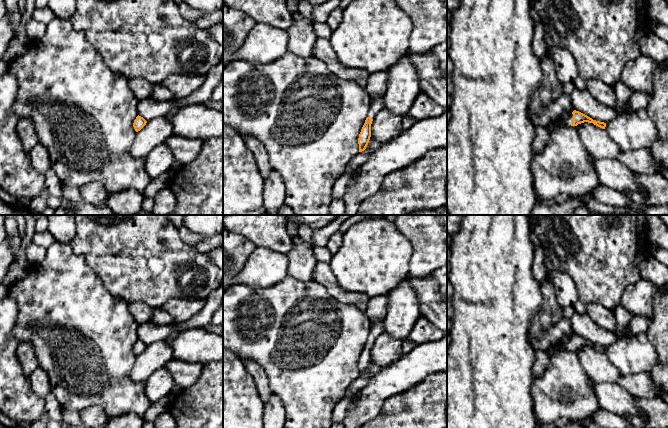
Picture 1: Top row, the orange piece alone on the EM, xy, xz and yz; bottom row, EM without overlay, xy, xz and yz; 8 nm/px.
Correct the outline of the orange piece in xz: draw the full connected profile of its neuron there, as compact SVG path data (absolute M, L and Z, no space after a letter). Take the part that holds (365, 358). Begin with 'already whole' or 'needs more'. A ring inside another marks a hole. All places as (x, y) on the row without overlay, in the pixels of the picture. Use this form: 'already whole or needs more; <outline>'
needs more; M377 322L371 325L369 337L367 339L367 342L365 344L365 347L361 353L361 356L358 362L359 376L362 376L366 373L371 361L372 345L382 332L383 332L382 322Z

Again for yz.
needs more; M574 334L569 339L569 341L565 344L565 348L571 349L571 350L577 350L578 348L581 348L584 346L593 347L594 349L596 349L602 353L605 353L605 351L606 351L606 347L593 344L592 342L588 341L587 339L585 339L579 335L576 335L576 334Z

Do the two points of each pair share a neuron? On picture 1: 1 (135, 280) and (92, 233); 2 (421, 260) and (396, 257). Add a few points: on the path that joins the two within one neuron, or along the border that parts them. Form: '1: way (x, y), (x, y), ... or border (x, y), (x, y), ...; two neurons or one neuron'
1: way (125, 268), (104, 245); one neuron
2: border (404, 236), (411, 246), (409, 276); two neurons

